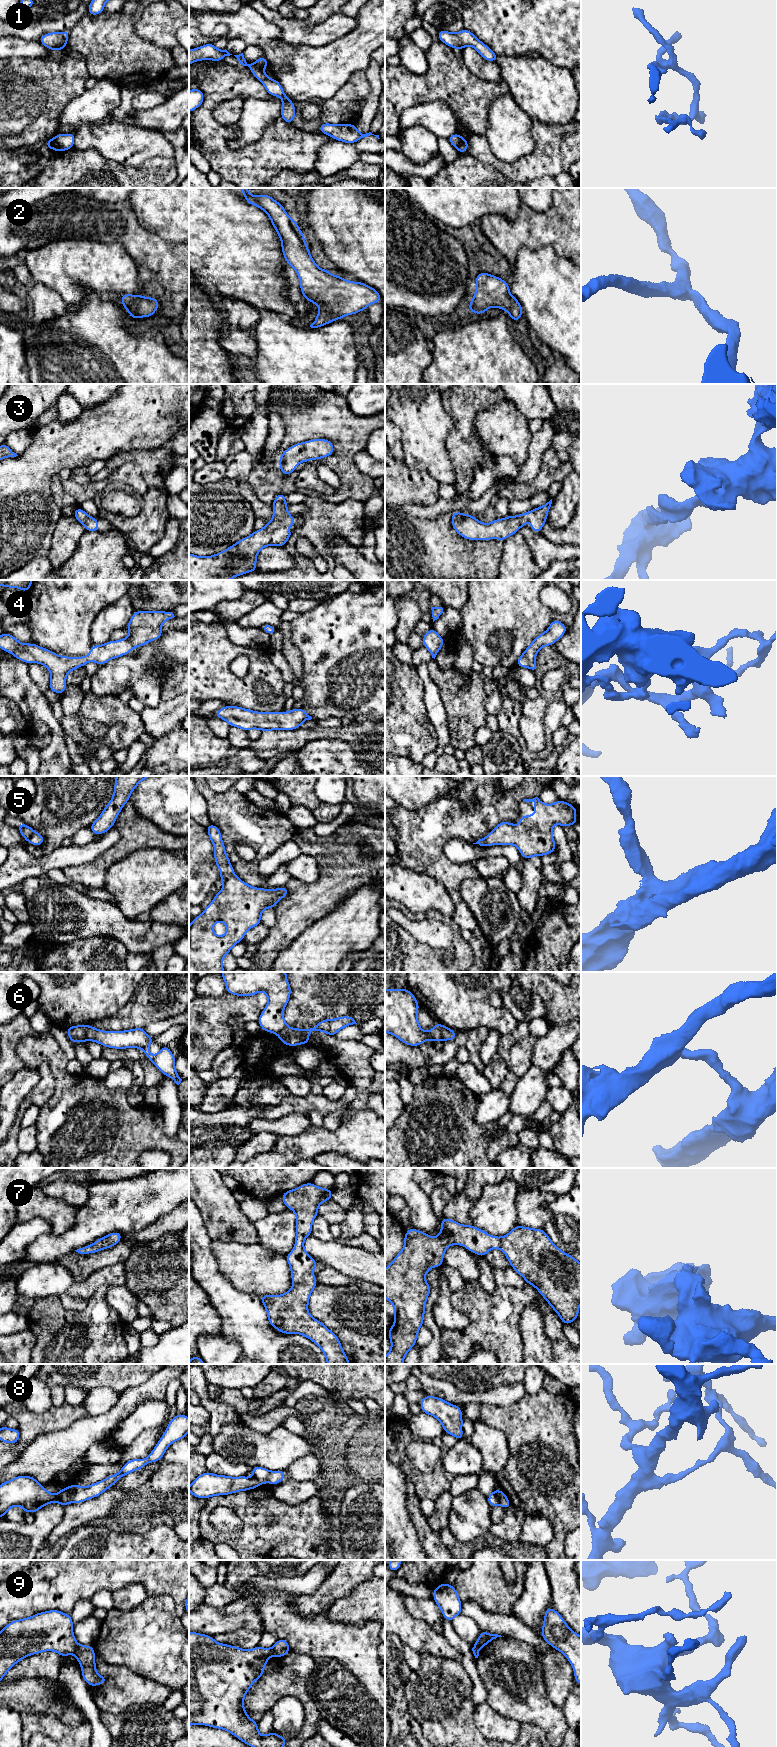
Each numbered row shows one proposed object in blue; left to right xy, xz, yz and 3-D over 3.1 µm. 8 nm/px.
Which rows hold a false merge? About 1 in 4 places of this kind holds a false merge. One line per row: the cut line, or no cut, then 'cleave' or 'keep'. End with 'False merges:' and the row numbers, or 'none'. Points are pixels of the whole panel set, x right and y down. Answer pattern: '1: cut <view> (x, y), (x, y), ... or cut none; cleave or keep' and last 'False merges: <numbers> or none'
1: cut xz (248, 65), (257, 65), (261, 69); cleave
2: cut none; keep
3: cut none; keep
4: cut none; keep
5: cut none; keep
6: cut xy (88, 1025), (87, 1039); cleave
7: cut none; keep
8: cut yz (501, 1491), (499, 1504); cleave
9: cut xy (78, 1645), (74, 1652); cleave
False merges: 1, 6, 8, 9

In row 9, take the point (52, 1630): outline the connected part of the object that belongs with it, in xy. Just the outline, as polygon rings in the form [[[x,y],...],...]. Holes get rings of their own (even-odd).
[[[39,1612],[11,1621],[0,1631],[0,1681],[9,1669],[30,1655],[55,1651],[62,1658],[74,1654],[78,1643],[70,1614]]]

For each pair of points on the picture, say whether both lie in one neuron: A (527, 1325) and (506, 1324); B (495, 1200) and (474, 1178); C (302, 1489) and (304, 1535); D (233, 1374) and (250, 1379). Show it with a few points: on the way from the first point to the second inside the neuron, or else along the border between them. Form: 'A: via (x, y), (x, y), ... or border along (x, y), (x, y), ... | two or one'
A: border along (531, 1304), (521, 1314), (520, 1336), (522, 1348) | two
B: border along (505, 1178), (495, 1183), (488, 1183), (474, 1202) | two
C: border along (315, 1495), (296, 1504), (287, 1504), (280, 1501) | two
D: via (237, 1374), (246, 1375) | one

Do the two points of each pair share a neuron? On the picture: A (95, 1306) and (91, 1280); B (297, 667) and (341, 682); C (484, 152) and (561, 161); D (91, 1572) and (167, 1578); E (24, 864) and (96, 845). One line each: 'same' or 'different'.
A: different
B: different
C: same
D: same
E: same

